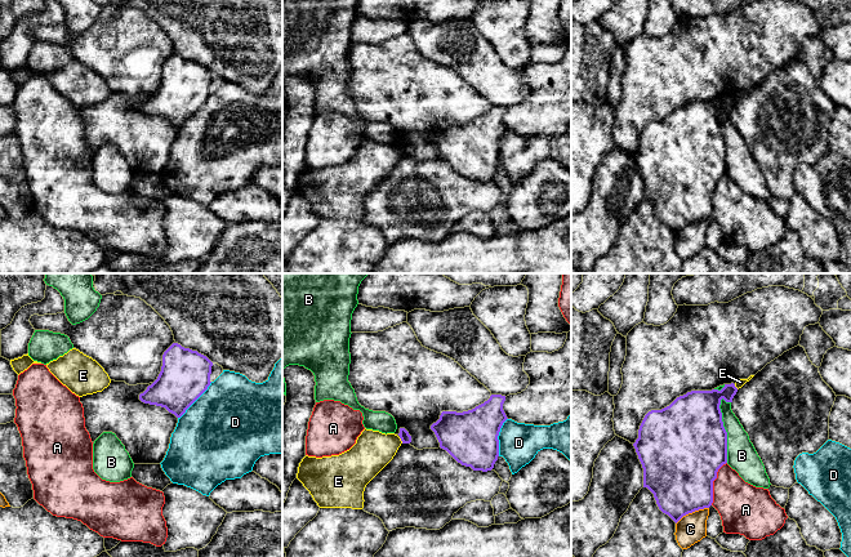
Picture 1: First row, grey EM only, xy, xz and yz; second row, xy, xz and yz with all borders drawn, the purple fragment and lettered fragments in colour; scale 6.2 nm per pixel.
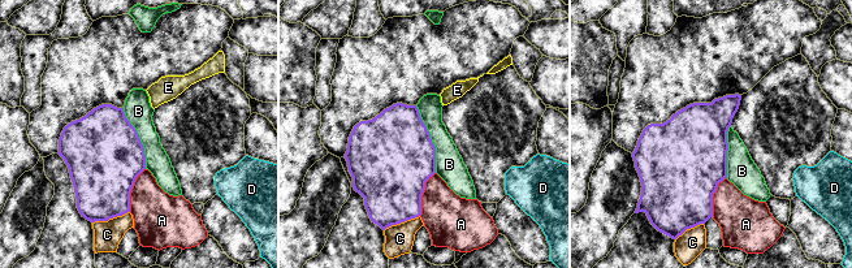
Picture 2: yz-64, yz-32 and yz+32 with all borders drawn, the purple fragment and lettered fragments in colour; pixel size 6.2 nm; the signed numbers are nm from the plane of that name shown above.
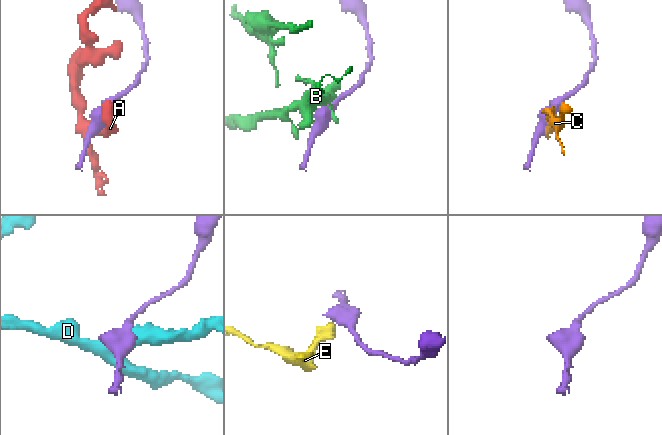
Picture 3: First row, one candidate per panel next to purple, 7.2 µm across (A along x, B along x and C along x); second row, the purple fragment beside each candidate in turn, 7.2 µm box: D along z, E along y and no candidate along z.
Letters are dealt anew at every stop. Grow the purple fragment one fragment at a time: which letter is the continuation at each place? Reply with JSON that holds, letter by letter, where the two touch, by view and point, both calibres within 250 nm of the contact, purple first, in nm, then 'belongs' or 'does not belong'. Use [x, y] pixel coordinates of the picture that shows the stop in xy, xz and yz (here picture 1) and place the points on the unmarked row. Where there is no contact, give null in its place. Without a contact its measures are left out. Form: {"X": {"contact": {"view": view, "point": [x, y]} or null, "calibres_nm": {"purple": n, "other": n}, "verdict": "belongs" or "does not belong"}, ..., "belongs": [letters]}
{"A": {"contact": {"view": "yz", "point": [712, 195]}, "calibres_nm": {"purple": 480, "other": 300}, "verdict": "does not belong"}, "B": {"contact": {"view": "yz", "point": [725, 141]}, "calibres_nm": {"purple": 500, "other": 190}, "verdict": "does not belong"}, "C": {"contact": {"view": "yz", "point": [691, 223]}, "calibres_nm": {"purple": 420, "other": 180}, "verdict": "does not belong"}, "D": {"contact": {"view": "xy", "point": [196, 110]}, "calibres_nm": {"purple": 320, "other": 500}, "verdict": "does not belong"}, "E": {"contact": {"view": "xz", "point": [401, 151]}, "calibres_nm": {"purple": 70, "other": 240}, "verdict": "does not belong"}, "belongs": []}

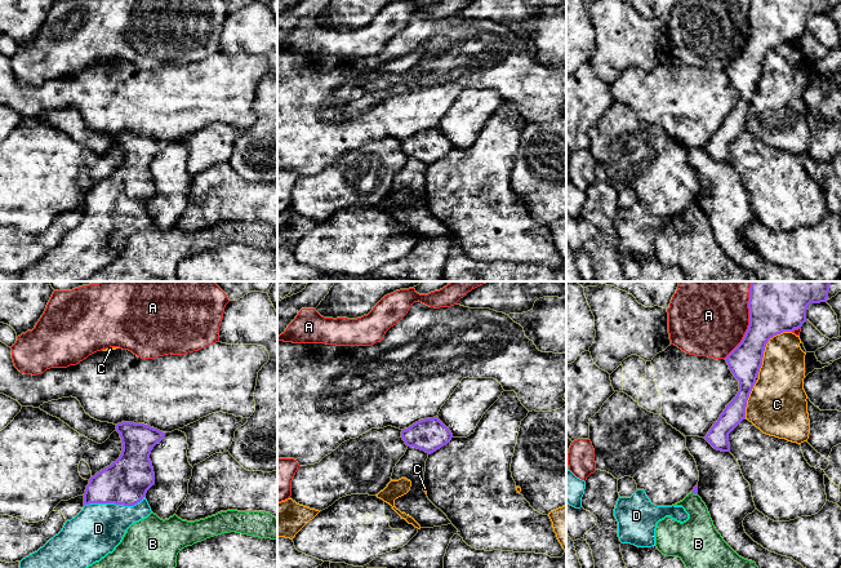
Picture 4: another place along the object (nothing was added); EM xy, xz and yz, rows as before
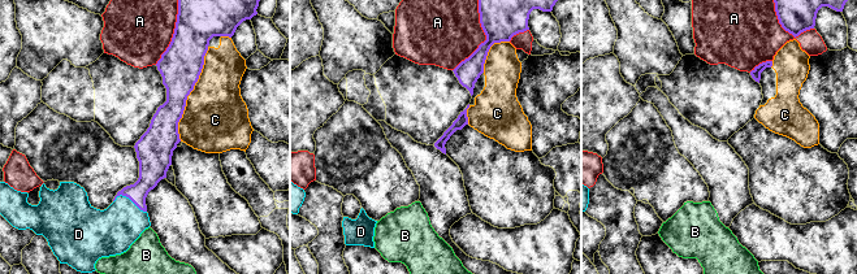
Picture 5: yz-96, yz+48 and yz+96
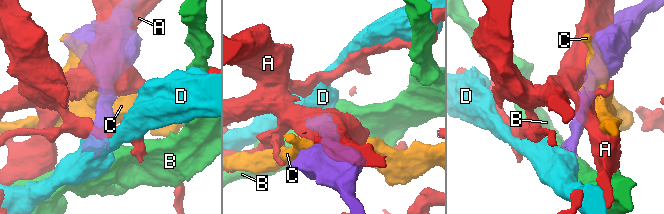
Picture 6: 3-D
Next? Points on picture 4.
{"A": {"contact": {"view": "yz", "point": [750, 35]}, "calibres_nm": {"purple": 280, "other": 420}, "verdict": "does not belong"}, "B": {"contact": {"view": "yz", "point": [694, 204]}, "calibres_nm": {"purple": 40, "other": 220}, "verdict": "does not belong"}, "C": {"contact": {"view": "yz", "point": [765, 57]}, "calibres_nm": {"purple": 280, "other": 280}, "verdict": "does not belong"}, "D": {"contact": {"view": "xy", "point": [114, 213]}, "calibres_nm": {"purple": 280, "other": 320}, "verdict": "belongs"}, "belongs": ["D"]}

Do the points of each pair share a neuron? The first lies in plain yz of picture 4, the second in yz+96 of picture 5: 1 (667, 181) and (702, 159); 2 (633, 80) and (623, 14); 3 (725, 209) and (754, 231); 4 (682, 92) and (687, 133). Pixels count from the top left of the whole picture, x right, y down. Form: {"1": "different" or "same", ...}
{"1": "different", "2": "different", "3": "different", "4": "different"}

